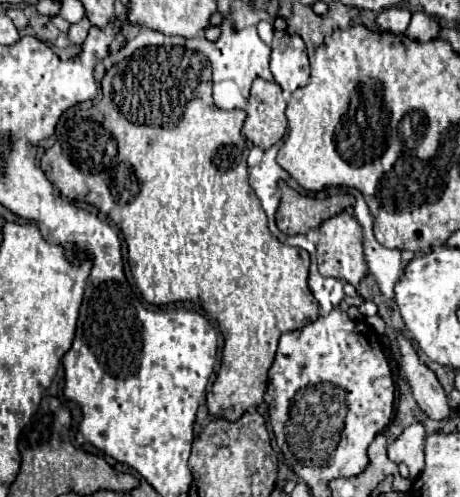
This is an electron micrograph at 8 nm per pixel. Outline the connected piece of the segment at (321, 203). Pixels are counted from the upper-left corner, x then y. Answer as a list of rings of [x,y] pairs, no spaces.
[[[283,180],[279,182],[279,188],[283,196],[281,196],[275,220],[277,220],[277,228],[285,234],[305,234],[317,228],[327,218],[355,204],[355,198],[351,194],[341,194],[335,198],[319,200],[319,198],[303,196],[295,192]]]

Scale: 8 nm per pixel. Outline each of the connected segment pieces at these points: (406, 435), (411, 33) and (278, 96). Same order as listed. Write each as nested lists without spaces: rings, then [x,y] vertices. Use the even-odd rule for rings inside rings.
[[[413,424],[397,440],[393,440],[387,446],[387,456],[393,462],[407,464],[407,468],[411,472],[411,480],[415,480],[419,476],[419,472],[423,471],[425,465],[425,437],[426,432],[423,430],[423,426]]]
[[[419,10],[419,12],[413,12],[411,24],[409,24],[409,28],[407,28],[405,34],[411,40],[417,40],[417,42],[429,42],[429,40],[437,38],[439,32],[441,32],[439,22],[433,16],[429,16],[429,14],[425,14],[425,12]]]
[[[257,78],[253,82],[245,112],[247,120],[241,132],[251,144],[267,150],[285,136],[287,132],[285,98],[277,82]]]

